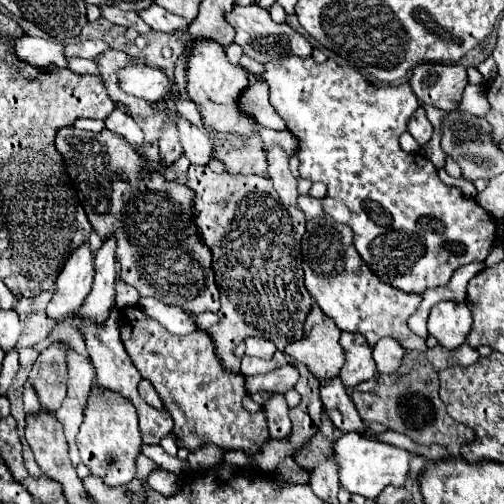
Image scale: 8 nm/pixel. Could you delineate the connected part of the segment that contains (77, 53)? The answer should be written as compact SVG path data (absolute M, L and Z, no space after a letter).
M88 40L88 42L64 46L64 56L66 56L66 58L88 58L88 60L92 60L94 56L102 54L106 48L108 48L106 42L94 42L94 40Z

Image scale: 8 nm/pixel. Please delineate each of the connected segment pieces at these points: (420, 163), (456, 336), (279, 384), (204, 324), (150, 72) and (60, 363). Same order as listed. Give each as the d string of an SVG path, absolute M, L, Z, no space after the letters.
M286 56L274 62L264 64L266 72L264 72L264 80L270 86L270 102L274 106L274 110L278 112L278 116L286 122L286 128L298 138L298 160L300 160L300 176L310 180L310 182L324 182L328 186L328 194L322 198L322 206L324 212L334 218L340 224L346 224L354 230L354 246L358 250L358 254L362 256L362 260L370 266L370 270L386 284L404 290L404 292L418 292L422 294L428 288L436 288L436 286L446 286L450 282L450 278L454 276L454 272L470 262L484 262L486 256L490 254L490 248L494 246L496 240L496 224L492 220L492 216L488 212L484 212L474 198L466 198L462 194L460 188L454 186L446 186L444 182L440 182L434 164L424 156L424 154L408 154L400 148L398 138L400 134L406 130L406 122L412 116L412 112L420 106L410 84L404 82L400 86L374 86L370 84L358 70L354 70L352 66L340 66L334 60L326 60L324 64L316 64L312 58L298 58L298 56Z
M438 302L428 316L428 332L444 348L458 348L466 342L466 336L472 326L472 316L466 304L456 302Z
M282 366L282 368L276 368L272 372L268 372L266 376L252 376L252 378L246 378L246 391L250 394L260 392L260 390L266 390L266 392L288 392L296 386L298 382L298 370L294 366Z
M204 312L204 314L198 314L196 316L196 324L202 331L208 331L212 326L218 324L218 316L216 314L210 314L210 312Z
M132 64L118 72L120 86L126 90L126 94L158 102L158 100L170 100L170 92L174 90L176 82L160 68L152 68L146 64Z
M50 344L46 350L40 352L38 360L34 362L34 368L30 372L30 384L40 400L40 406L44 412L54 414L64 396L66 396L66 346L64 344Z

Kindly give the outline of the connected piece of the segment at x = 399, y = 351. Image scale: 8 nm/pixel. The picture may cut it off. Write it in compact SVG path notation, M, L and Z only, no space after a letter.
M382 338L374 346L374 362L378 368L378 374L394 374L404 360L404 348L394 338Z

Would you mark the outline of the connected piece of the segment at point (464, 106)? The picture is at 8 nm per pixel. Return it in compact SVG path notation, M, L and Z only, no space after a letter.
M467 84L458 110L474 116L484 116L488 112L488 99L484 86Z

